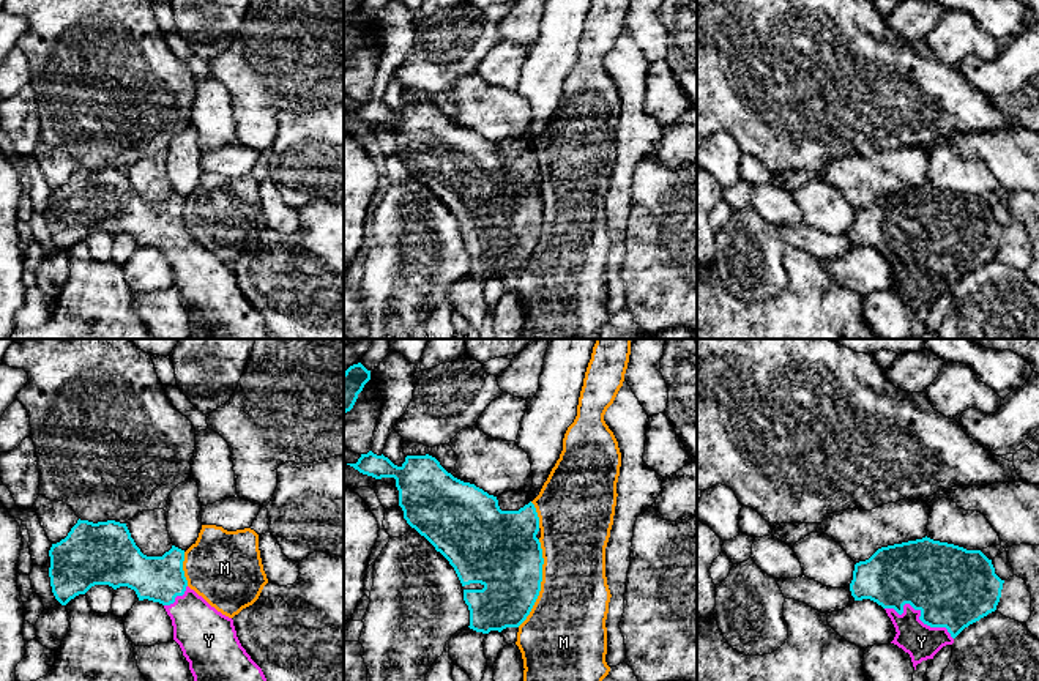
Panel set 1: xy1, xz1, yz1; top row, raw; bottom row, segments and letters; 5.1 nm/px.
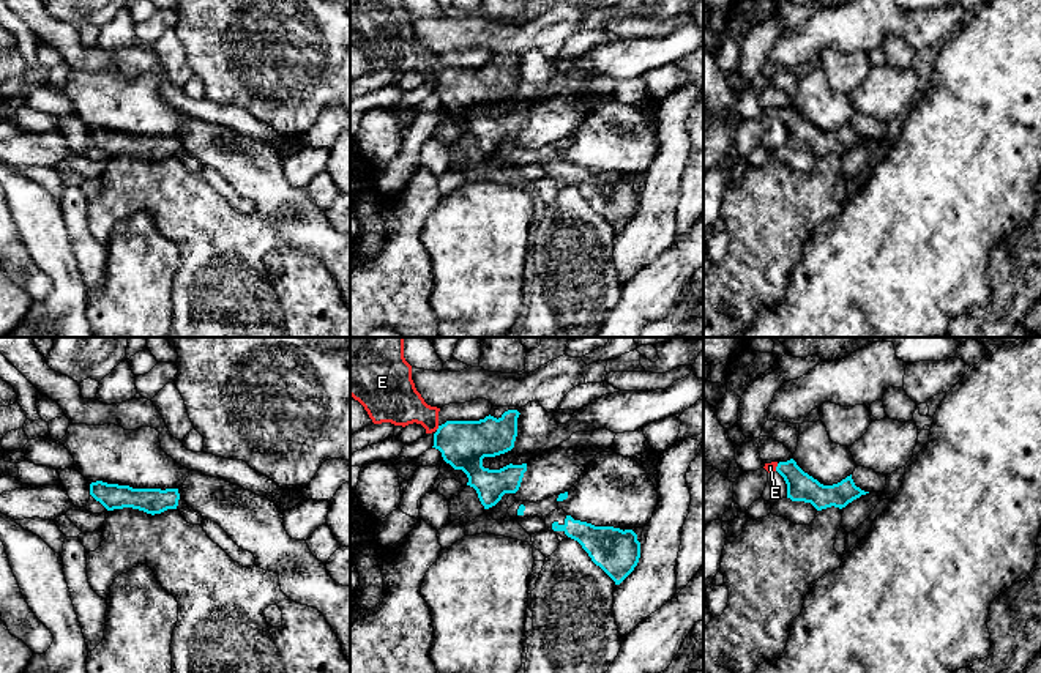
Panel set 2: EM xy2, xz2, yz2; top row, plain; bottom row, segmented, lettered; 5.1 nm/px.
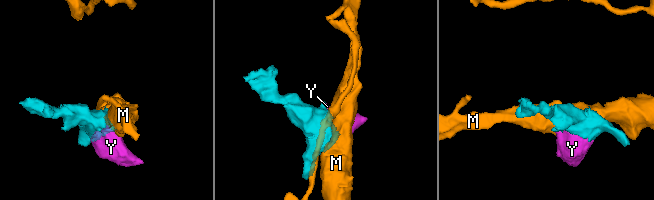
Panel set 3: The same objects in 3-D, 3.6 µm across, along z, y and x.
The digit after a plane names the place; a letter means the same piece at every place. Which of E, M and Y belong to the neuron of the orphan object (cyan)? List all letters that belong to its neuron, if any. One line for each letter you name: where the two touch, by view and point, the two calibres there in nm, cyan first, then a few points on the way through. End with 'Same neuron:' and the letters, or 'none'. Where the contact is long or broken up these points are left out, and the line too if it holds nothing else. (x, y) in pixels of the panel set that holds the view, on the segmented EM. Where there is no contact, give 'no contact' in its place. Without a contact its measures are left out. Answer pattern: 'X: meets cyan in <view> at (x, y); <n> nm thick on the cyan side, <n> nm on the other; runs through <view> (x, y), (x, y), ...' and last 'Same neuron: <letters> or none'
E: meets cyan in xz2 at (439, 427); 240 nm thick on the cyan side, 220 nm on the other; runs through xz2 (462, 443), (439, 427), (423, 413), (398, 402)
Y: meets cyan in yz1 at (921, 614); 420 nm thick on the cyan side, 180 nm on the other
Same neuron: E, Y

